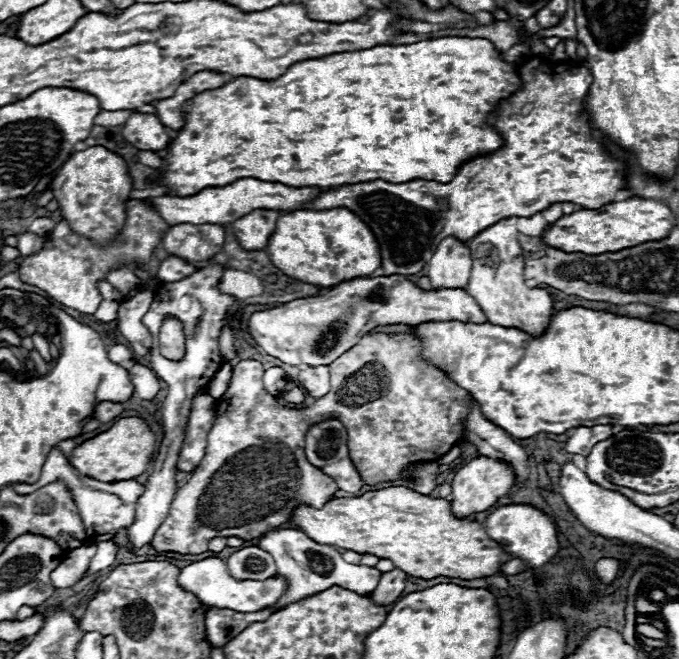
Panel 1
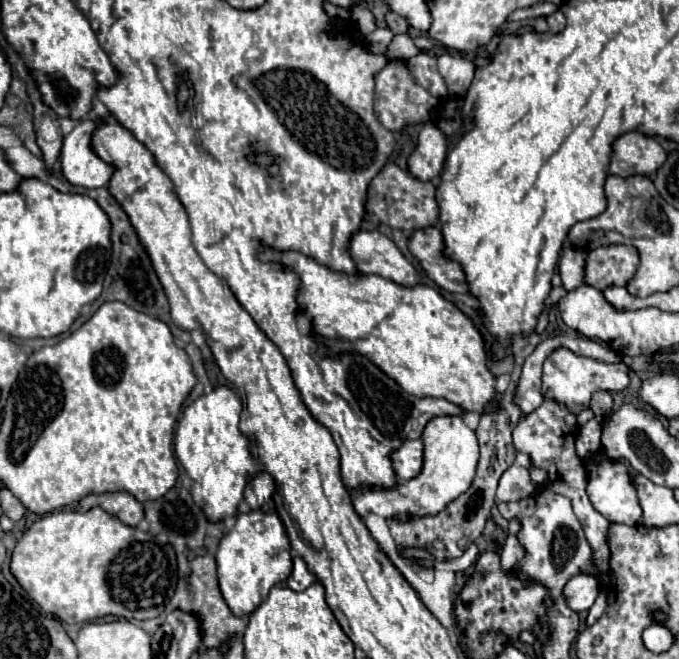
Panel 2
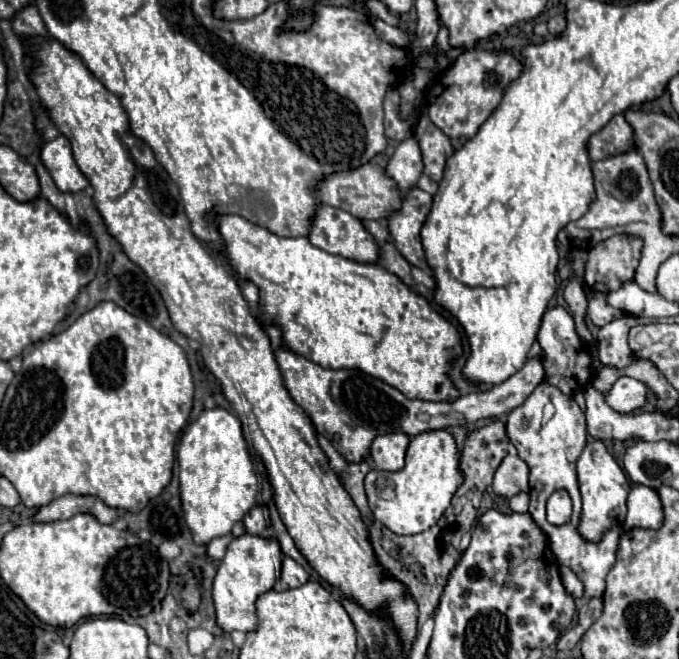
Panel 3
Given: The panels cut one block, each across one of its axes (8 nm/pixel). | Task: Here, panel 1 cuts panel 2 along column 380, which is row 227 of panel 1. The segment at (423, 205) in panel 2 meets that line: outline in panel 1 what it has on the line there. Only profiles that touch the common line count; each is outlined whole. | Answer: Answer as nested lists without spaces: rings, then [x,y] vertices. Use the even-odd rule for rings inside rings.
[[[176,224],[162,240],[168,254],[176,254],[188,262],[206,262],[222,250],[224,228],[220,224]]]

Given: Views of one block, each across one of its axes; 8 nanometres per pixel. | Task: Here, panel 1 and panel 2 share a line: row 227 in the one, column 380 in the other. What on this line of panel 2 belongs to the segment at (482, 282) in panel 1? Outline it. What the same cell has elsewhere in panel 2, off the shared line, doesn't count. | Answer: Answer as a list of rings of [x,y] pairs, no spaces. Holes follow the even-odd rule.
[[[438,416],[430,420],[422,434],[424,440],[424,468],[422,472],[406,484],[398,484],[394,490],[372,488],[358,498],[352,498],[352,506],[356,514],[364,520],[364,514],[374,512],[384,518],[406,518],[410,514],[438,514],[448,502],[456,496],[464,494],[474,478],[476,464],[480,458],[476,432],[470,430],[464,422],[464,416]]]

